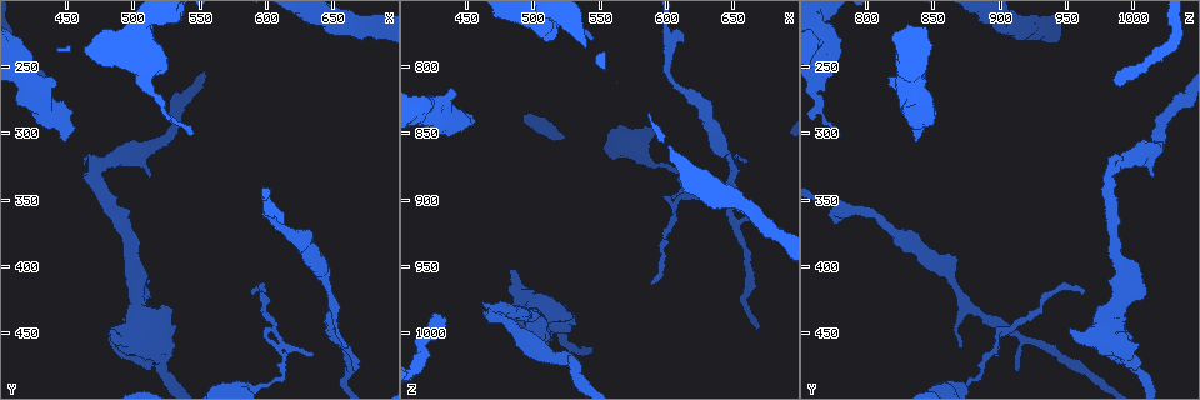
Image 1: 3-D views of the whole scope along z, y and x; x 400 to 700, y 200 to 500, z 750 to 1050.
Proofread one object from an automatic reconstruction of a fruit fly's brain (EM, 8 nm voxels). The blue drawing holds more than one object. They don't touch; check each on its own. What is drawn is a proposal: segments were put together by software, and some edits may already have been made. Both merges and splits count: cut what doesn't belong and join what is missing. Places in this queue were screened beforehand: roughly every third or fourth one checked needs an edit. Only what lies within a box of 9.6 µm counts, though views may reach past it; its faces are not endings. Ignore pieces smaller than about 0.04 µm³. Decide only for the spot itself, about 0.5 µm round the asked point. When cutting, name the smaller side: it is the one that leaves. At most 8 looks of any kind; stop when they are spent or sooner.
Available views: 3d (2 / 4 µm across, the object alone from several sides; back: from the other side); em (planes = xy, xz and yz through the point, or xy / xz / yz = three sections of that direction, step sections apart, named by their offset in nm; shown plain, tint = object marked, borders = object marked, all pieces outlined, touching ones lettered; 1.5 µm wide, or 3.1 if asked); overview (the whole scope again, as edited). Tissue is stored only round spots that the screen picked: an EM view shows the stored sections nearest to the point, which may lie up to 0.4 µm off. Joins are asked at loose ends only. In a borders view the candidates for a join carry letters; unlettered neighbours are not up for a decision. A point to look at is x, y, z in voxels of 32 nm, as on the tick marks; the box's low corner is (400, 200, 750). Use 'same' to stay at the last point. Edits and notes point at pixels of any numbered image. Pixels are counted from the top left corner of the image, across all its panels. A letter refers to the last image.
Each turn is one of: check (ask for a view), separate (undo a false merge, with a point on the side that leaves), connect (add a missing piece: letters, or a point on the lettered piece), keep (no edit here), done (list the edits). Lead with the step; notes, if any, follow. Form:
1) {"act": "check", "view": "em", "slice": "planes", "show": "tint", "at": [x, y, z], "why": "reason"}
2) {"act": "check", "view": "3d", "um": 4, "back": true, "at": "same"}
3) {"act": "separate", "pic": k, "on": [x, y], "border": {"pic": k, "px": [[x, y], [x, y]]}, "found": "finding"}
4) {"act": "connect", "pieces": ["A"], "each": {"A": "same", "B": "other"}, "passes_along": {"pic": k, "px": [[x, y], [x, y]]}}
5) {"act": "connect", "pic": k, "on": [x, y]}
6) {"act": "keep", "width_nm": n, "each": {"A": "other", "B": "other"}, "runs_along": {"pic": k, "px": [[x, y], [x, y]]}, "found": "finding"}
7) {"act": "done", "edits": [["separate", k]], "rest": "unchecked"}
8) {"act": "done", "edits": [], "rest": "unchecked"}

{"act": "check", "view": "em", "slice": "yz", "step": 8, "show": "borders", "at": [590, 424, 964], "why": "tapers out"}

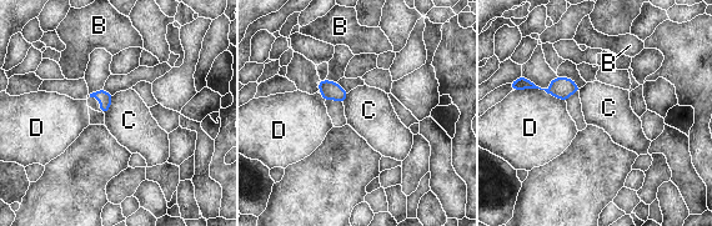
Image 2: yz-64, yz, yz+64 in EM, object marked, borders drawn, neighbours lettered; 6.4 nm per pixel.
{"act": "check", "view": "em", "slice": "xz", "step": 8, "show": "borders", "at": "same"}

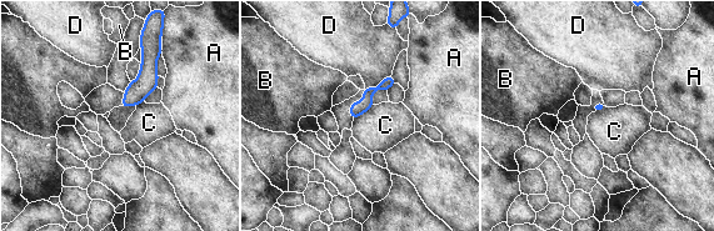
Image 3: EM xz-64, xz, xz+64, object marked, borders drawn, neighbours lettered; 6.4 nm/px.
{"act": "keep", "each": {"A": "other", "B": "other", "C": "other", "D": "other"}, "runs_along": {"pic": 3, "px": [[389, 79], [377, 88], [353, 114]]}, "found": "no lettered piece goes on from it"}

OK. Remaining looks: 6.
{"act": "check", "view": "3d", "um": 2, "back": true, "at": [512, 332, 1014], "why": "an open end"}

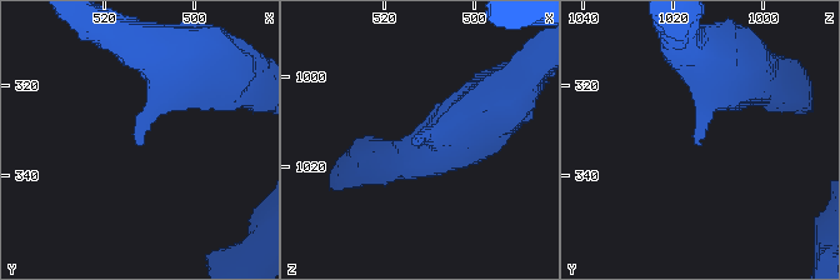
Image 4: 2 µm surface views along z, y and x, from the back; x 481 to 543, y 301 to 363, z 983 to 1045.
{"act": "check", "view": "em", "slice": "yz", "step": 4, "show": "tint", "at": [512, 332, 1015], "why": "need the tissue"}

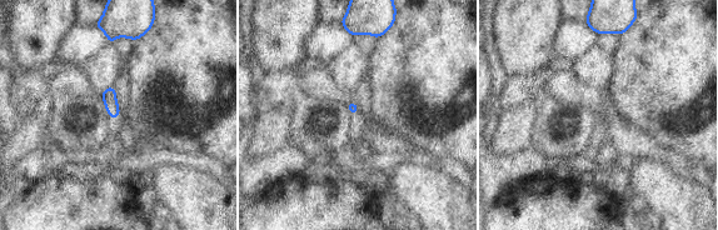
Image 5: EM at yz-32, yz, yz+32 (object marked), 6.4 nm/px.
{"act": "check", "view": "em", "slice": "yz", "step": 4, "show": "borders", "at": "same", "why": "what lies round it"}

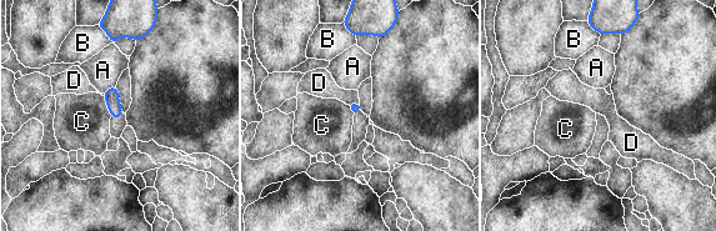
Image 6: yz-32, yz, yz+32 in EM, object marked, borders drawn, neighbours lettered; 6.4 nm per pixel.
{"act": "keep", "each": {"A": "other", "B": "other", "C": "other", "D": "other"}, "border": {"pic": 6, "px": [[103, 96], [106, 109], [111, 115]]}, "found": "none of them fits"}

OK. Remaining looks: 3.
{"act": "check", "view": "3d", "um": 2, "at": [450, 304, 838], "why": "branch stops here"}

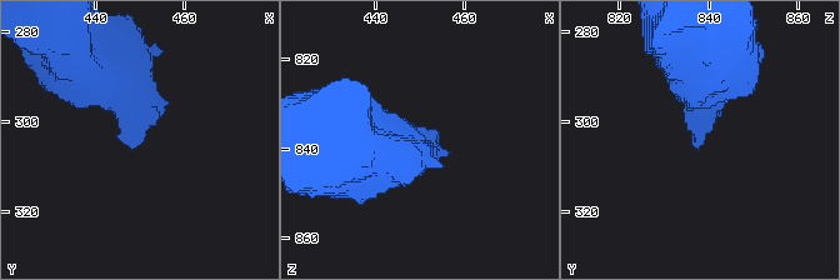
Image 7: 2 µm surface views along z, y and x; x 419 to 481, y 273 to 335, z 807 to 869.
{"act": "check", "view": "em", "slice": "planes", "show": "borders", "at": [449, 304, 837], "why": "need the tissue"}

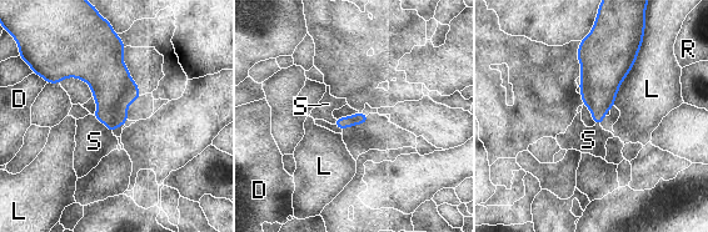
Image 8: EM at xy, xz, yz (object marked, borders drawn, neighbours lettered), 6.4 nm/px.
{"act": "keep", "each": {"D": "other", "L": "other", "R": "other", "S": "other"}, "border": {"pic": 8, "px": [[91, 115], [111, 132]]}, "found": "none of them fits"}

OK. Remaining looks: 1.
{"act": "done", "edits": [], "rest": "unchecked"}

